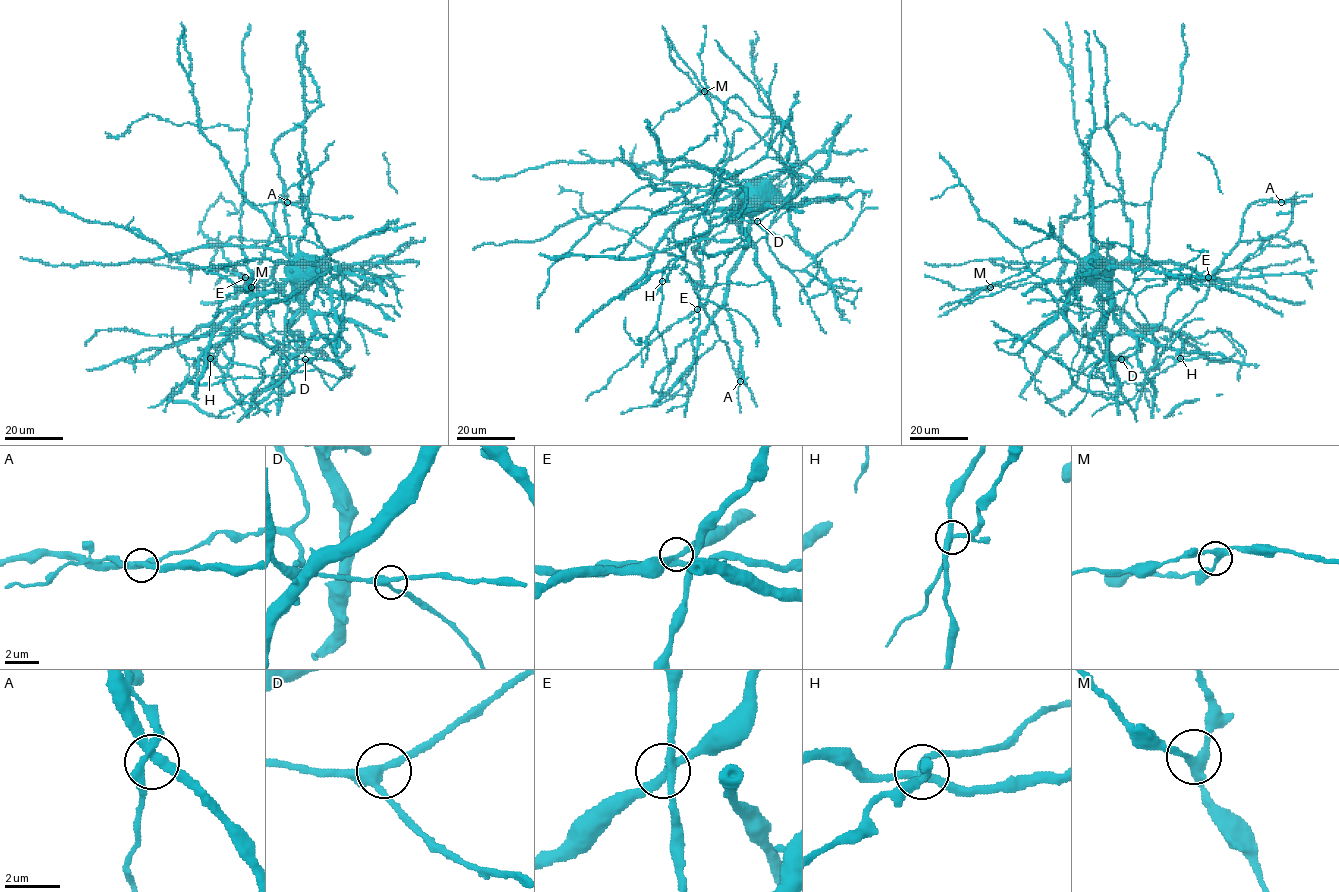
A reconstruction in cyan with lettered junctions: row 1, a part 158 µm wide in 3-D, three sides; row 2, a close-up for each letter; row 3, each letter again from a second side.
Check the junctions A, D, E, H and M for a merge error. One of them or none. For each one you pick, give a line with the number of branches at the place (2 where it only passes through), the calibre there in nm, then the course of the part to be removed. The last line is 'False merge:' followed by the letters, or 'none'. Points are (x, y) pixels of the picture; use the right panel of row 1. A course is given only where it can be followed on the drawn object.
H: 4 | 300 nm | (1180, 358), (1146, 383), (1135, 396), (1126, 402), (1108, 403), (1091, 415)
False merge: H

